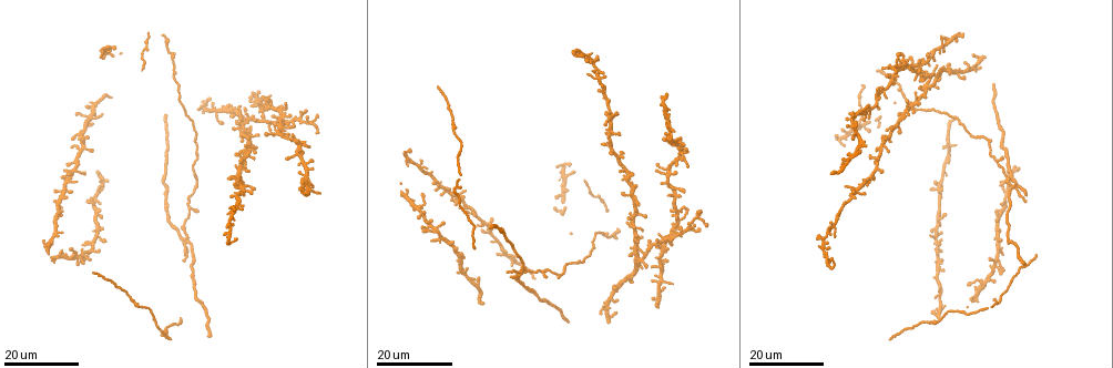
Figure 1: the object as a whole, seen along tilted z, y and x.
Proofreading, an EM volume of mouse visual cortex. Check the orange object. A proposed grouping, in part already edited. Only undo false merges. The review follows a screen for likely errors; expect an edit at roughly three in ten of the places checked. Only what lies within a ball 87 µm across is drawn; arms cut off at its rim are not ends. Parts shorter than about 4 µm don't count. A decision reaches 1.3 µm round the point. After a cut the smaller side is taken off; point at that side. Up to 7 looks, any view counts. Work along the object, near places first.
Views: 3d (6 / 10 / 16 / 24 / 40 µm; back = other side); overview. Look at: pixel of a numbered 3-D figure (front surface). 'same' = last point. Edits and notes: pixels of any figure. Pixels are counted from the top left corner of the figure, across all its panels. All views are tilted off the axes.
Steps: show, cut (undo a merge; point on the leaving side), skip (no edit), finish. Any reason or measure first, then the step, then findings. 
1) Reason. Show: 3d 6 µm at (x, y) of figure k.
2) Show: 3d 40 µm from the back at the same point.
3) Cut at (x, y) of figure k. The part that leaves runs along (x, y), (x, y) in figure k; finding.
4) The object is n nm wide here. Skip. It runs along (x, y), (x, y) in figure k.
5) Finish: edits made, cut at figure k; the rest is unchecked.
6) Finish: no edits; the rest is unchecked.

Four-way junction. Show: 3d 24 µm at (188, 239) of figure 1.

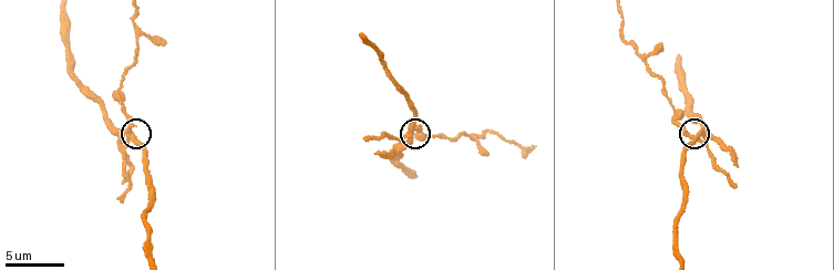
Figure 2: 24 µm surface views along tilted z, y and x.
Show: 3d 6 µm at (131, 136) of figure 2.

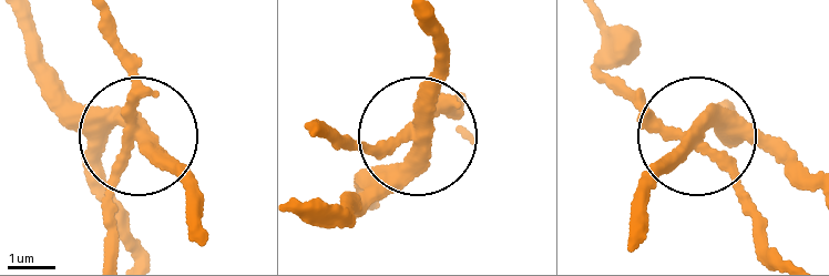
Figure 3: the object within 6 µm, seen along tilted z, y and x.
The object is 290 nm wide here. Cut at (124, 68) of figure 3. The part that leaves runs along (125, 131), (116, 26) in figure 3; two neurons meet here.

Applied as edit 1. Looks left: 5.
Show: overview.

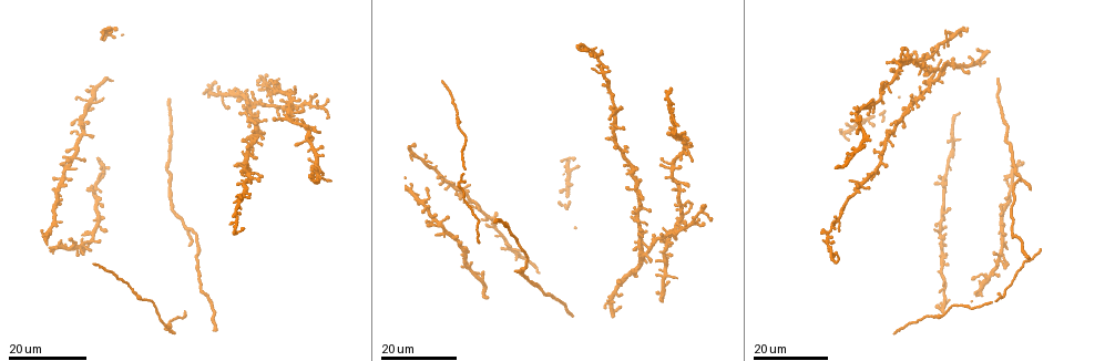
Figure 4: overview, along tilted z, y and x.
A fork. Show: 3d 24 µm at (932, 78) of figure 4.

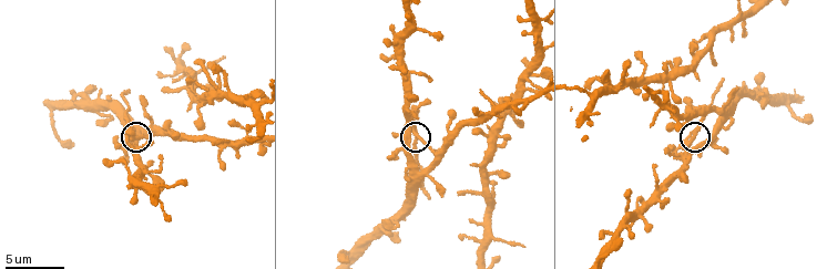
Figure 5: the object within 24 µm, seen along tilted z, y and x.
Show: 3d 6 µm at (688, 136) of figure 5.

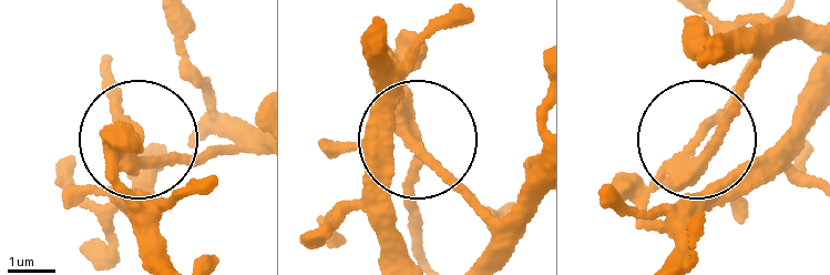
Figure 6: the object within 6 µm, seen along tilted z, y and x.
Show: 3d 6 µm from the back at (693, 139) of figure 6.

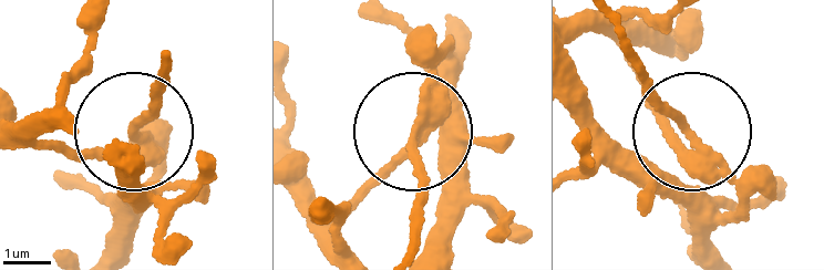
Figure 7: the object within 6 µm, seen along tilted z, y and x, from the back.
The side arm is 8 µm long. Cut at (144, 118) of figure 7. The part that leaves runs along (143, 141), (137, 122), (162, 68) in figure 7; a second neuron is stuck on.

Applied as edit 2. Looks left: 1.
Thin arm on a thick one. Show: 3d 6 µm at (513, 97) of figure 5.

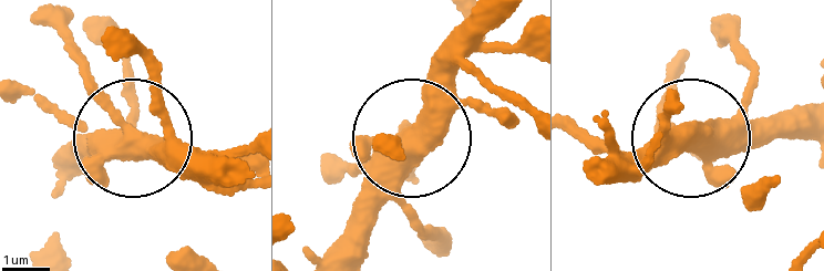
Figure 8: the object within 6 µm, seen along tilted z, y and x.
4 arms meet here. Skip. It runs along (80, 169), (126, 127), (70, 61) in figure 8; continuous, no second neuron.

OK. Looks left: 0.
Finish: edits made, cut at figure 3, cut at figure 7; the rest is unchecked.

